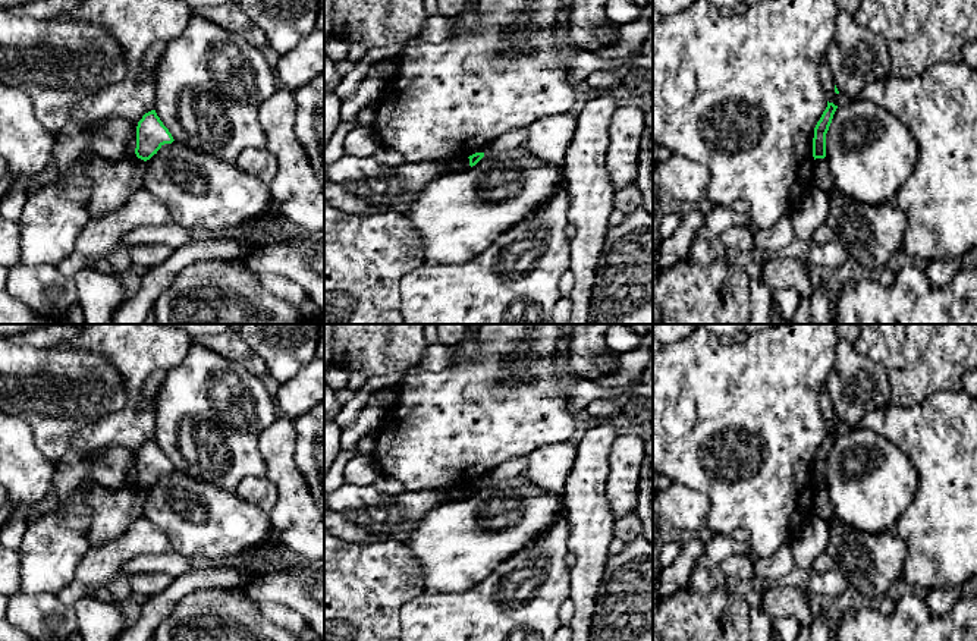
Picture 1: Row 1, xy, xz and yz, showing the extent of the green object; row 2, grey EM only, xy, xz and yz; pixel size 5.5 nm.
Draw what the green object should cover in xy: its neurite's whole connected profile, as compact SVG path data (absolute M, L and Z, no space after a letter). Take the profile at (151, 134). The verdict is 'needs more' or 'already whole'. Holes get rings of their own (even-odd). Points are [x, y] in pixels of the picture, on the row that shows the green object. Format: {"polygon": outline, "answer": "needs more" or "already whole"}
{"polygon": "M155 110L142 116L136 126L136 148L138 158L150 160L164 144L172 144L175 139L169 129L163 125Z", "answer": "already whole"}

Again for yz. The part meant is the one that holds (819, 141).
{"polygon": "M827 101L826 110L823 111L820 120L817 122L817 125L814 128L814 138L813 138L814 160L826 157L826 133L829 131L829 126L832 123L836 109L838 109L838 106Z", "answer": "already whole"}

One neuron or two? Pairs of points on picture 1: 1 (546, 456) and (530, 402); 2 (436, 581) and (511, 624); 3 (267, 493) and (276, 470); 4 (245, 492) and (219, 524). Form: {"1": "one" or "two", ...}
{"1": "two", "2": "two", "3": "two", "4": "two"}

